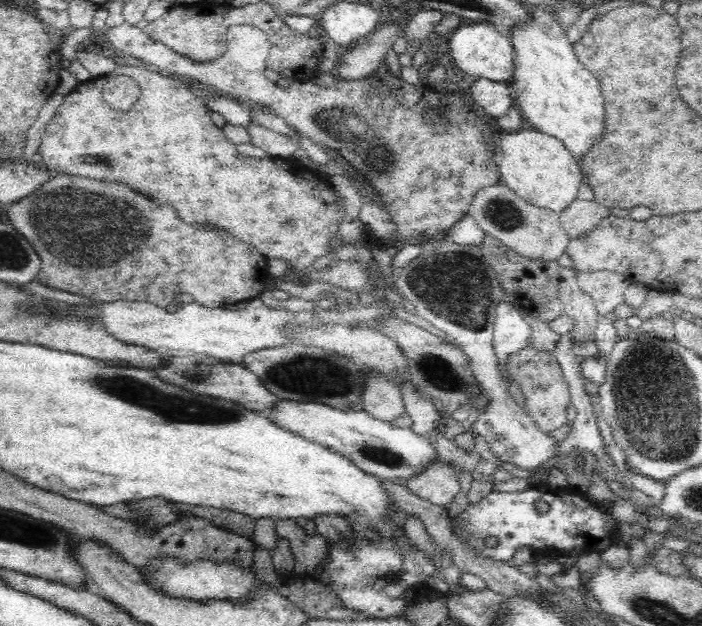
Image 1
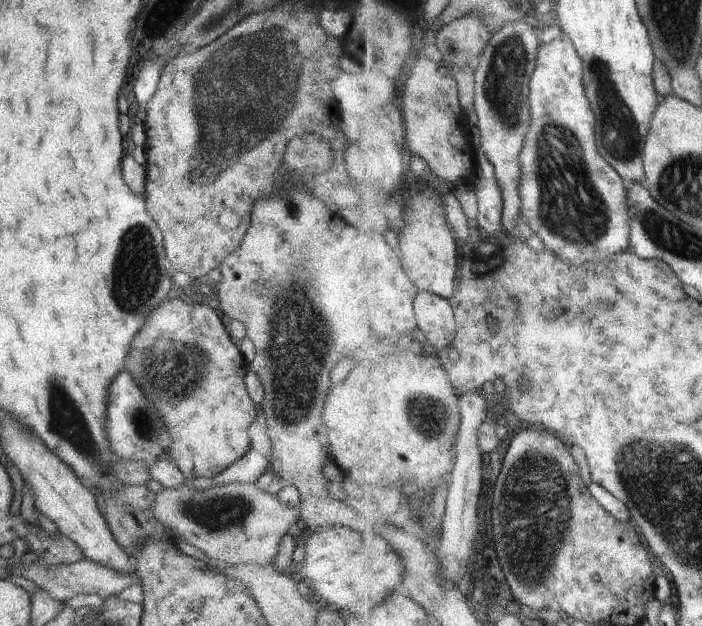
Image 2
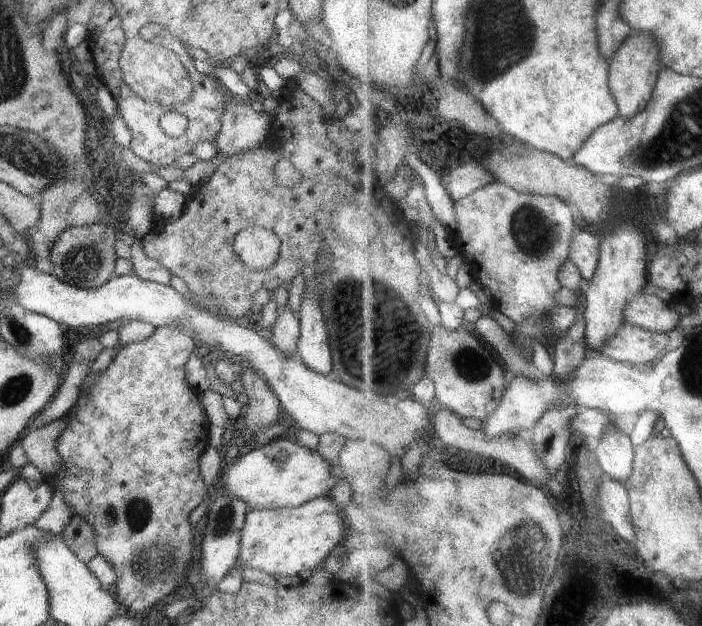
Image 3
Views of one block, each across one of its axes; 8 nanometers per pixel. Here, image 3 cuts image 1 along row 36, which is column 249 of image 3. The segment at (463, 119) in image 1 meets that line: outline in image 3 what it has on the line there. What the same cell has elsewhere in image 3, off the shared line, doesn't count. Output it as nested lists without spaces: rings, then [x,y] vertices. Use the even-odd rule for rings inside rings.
[[[227,94],[227,107],[215,138],[217,153],[227,159],[266,144],[274,123],[274,116],[266,111],[254,111],[242,100],[230,100]],[[251,228],[235,236],[234,252],[238,258],[253,271],[265,271],[279,257],[280,239],[264,228]]]

